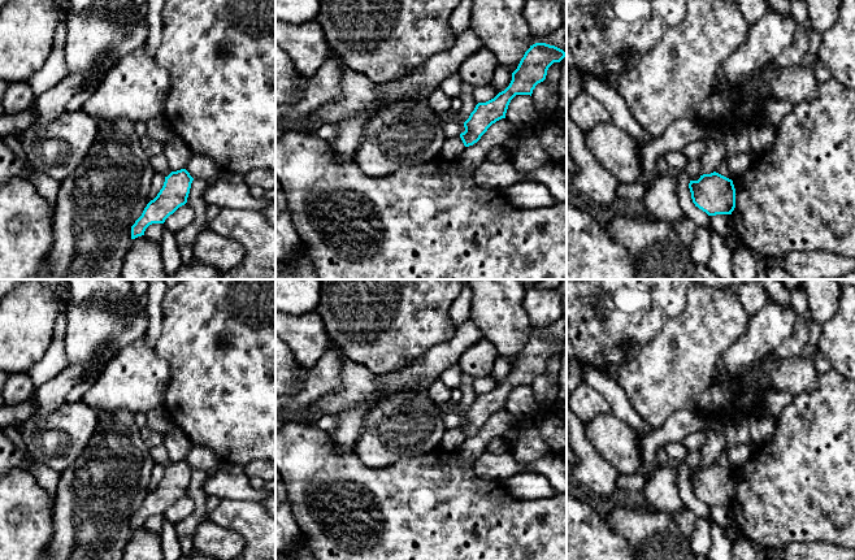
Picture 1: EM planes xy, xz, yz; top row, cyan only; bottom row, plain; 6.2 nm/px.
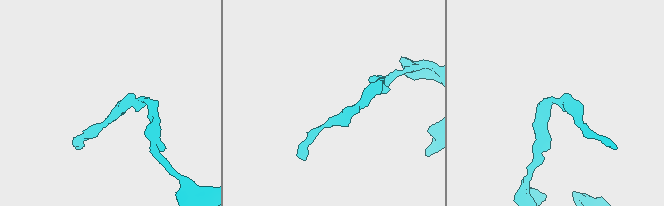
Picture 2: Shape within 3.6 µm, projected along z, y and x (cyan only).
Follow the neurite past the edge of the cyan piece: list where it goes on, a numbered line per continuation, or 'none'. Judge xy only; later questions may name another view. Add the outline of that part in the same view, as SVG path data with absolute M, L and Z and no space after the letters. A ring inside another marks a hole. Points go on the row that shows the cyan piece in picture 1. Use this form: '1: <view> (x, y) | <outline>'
none

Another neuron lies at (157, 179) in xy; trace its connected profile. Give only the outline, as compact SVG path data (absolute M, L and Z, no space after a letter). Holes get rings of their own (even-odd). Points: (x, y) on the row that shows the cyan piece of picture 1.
M153 173L151 190L148 194L148 201L153 200L157 196L157 194L164 186L164 182L165 182L165 177L162 174Z

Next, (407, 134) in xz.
M426 99L398 101L379 109L369 118L364 127L363 142L355 153L353 161L363 173L370 177L394 174L398 170L411 169L430 162L439 155L444 140L442 117L430 108Z

